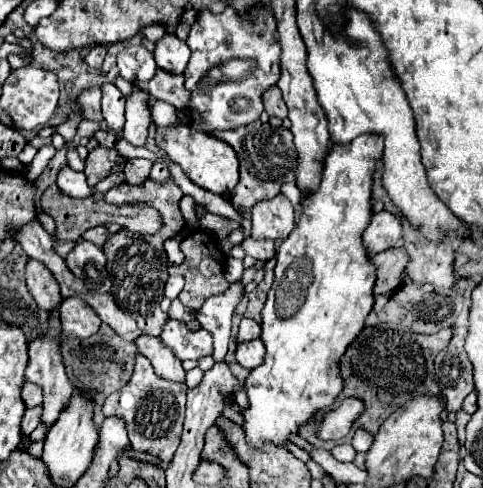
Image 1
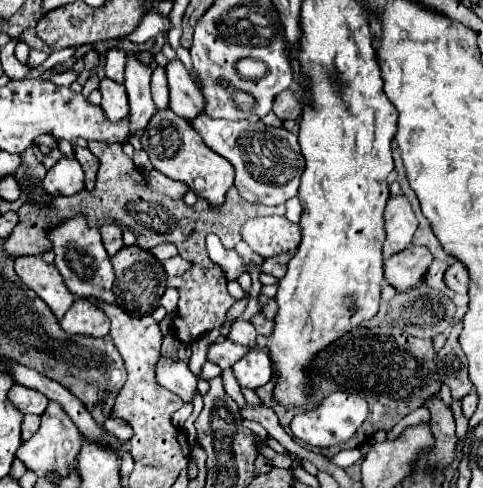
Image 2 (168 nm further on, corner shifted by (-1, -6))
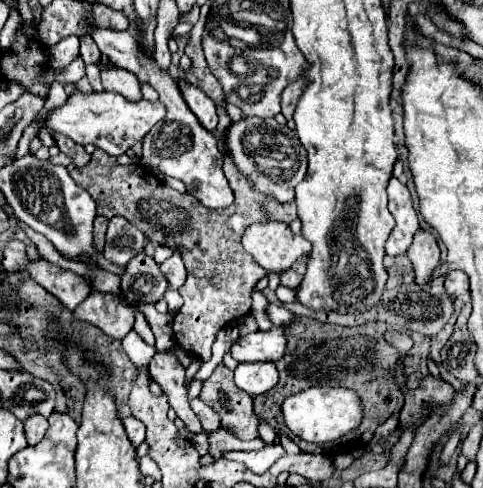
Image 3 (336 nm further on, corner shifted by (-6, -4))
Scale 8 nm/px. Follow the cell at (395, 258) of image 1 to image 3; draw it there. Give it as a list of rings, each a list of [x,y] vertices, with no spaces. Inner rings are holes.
[[[420,230],[414,236],[408,256],[410,256],[414,272],[416,272],[416,282],[424,284],[428,280],[428,276],[432,274],[432,270],[440,264],[440,248],[436,244],[434,234]]]

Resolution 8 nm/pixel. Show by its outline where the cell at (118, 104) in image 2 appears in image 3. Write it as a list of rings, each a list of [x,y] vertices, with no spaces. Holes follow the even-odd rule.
[[[110,68],[110,70],[102,70],[102,84],[104,90],[110,92],[118,92],[122,96],[126,96],[128,100],[140,100],[140,82],[138,78],[128,72],[128,70],[120,70],[120,68]]]

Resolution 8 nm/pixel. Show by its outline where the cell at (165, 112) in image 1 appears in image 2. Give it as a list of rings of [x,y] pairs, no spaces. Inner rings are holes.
[[[157,66],[151,78],[151,92],[153,92],[153,102],[157,110],[169,110],[169,88],[167,88],[167,78],[165,78],[165,68]]]

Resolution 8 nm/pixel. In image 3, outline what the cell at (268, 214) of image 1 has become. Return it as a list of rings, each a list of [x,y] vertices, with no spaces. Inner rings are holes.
[[[284,222],[252,224],[242,236],[242,246],[266,272],[278,274],[312,250],[312,244],[304,236],[292,234]]]

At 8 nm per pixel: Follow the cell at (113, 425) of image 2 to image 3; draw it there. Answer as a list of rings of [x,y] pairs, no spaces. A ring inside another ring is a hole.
[[[132,416],[124,418],[122,422],[124,422],[124,428],[126,428],[126,434],[128,434],[130,442],[134,444],[134,447],[140,446],[140,444],[144,442],[144,434],[146,434],[146,426],[144,426],[144,424],[140,422],[140,420],[132,418]]]

